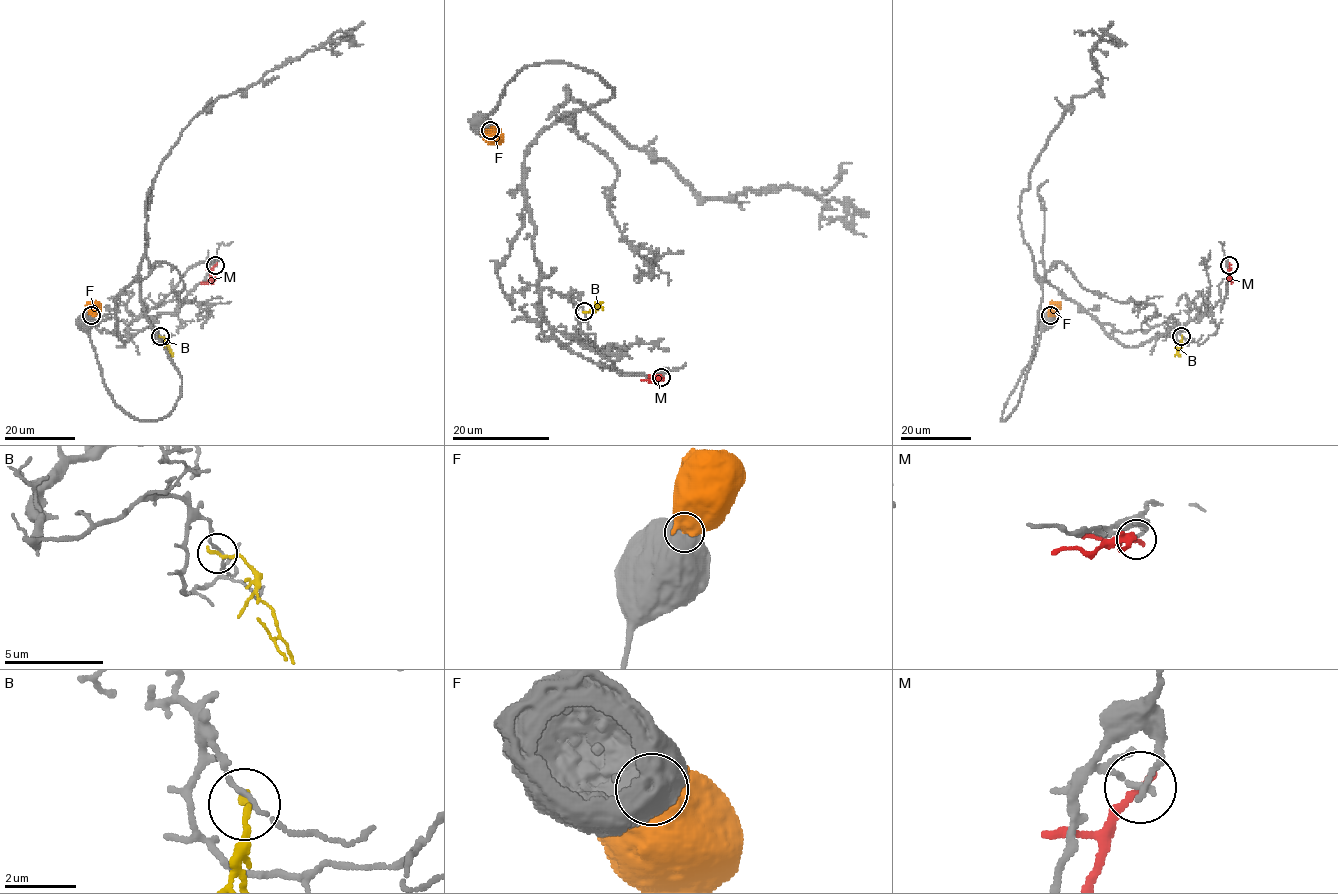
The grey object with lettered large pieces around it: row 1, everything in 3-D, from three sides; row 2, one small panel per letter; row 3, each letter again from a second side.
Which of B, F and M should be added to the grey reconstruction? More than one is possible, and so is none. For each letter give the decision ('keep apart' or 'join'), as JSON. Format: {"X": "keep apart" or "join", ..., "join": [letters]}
{"B": "keep apart", "F": "keep apart", "M": "keep apart", "join": []}

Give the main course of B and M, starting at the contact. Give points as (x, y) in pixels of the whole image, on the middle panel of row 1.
B: (585, 311), (593, 311), (602, 303)
M: (661, 377), (641, 381)

